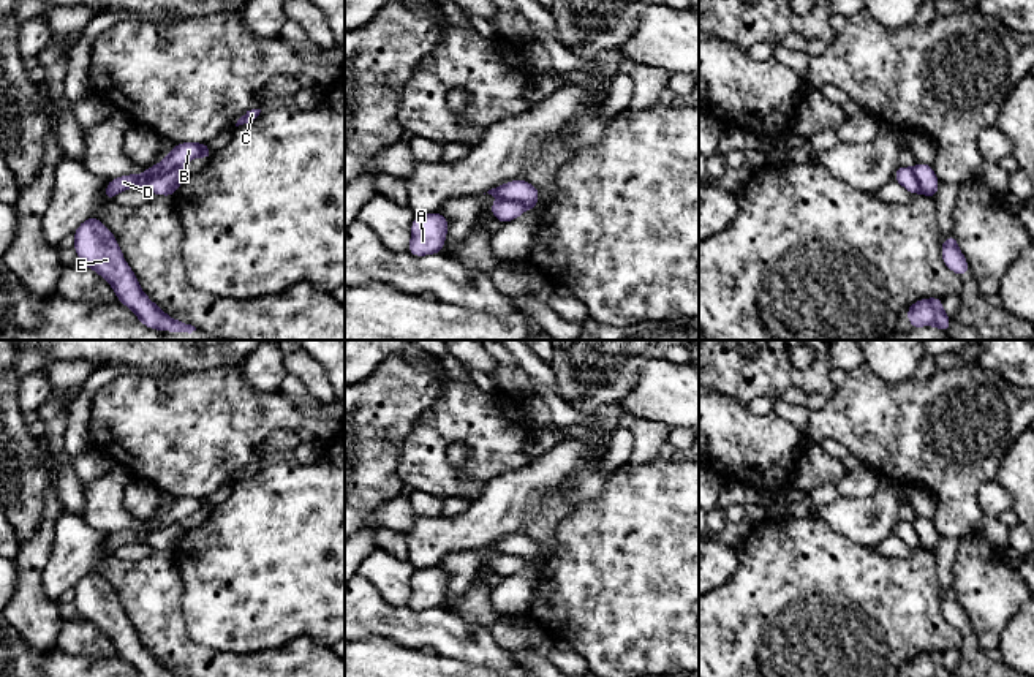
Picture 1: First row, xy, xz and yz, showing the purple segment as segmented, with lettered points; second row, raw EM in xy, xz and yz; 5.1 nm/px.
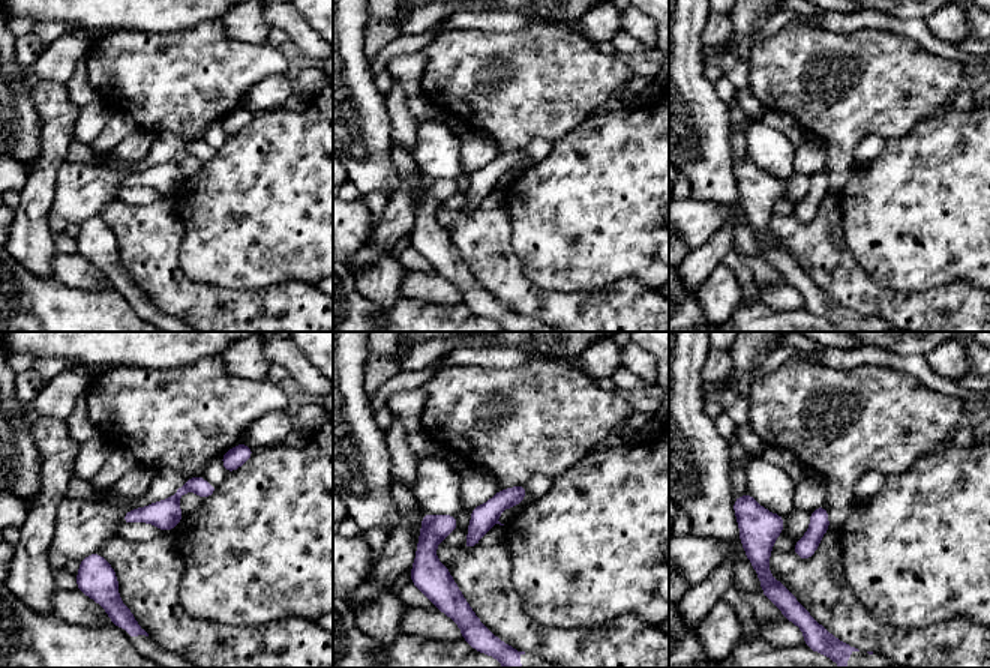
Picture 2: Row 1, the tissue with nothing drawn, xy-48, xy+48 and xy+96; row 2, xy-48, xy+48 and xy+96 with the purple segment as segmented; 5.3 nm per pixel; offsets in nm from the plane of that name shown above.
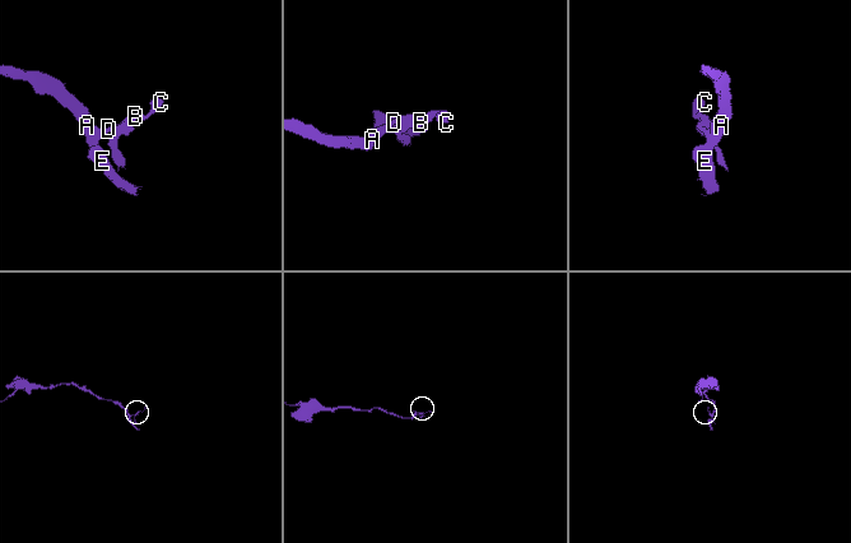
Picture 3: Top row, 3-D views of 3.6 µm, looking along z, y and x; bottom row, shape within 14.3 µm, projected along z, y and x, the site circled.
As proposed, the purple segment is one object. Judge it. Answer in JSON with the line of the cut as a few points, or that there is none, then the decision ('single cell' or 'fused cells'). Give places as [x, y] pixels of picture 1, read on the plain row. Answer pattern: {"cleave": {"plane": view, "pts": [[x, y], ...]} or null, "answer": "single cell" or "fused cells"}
{"cleave": {"plane": "xy", "pts": [[181, 522], [160, 525], [139, 541]]}, "answer": "fused cells"}

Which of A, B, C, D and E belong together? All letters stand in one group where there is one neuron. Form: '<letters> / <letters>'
A D E / B C

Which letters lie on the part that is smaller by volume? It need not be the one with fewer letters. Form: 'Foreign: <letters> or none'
Foreign: B, C

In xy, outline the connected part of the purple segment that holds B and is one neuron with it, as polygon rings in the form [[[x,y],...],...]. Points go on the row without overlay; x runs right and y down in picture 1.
[[[180,497],[177,498],[158,519],[145,524],[141,531],[141,541],[145,543],[144,536],[160,527],[166,527],[169,524],[179,522],[182,524],[187,517],[194,514],[196,511],[202,511],[209,514],[213,506],[207,501],[207,497]]]

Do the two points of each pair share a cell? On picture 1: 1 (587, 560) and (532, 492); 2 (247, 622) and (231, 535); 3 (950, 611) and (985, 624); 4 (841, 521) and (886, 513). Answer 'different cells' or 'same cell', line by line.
1: different cells
2: same cell
3: different cells
4: same cell

